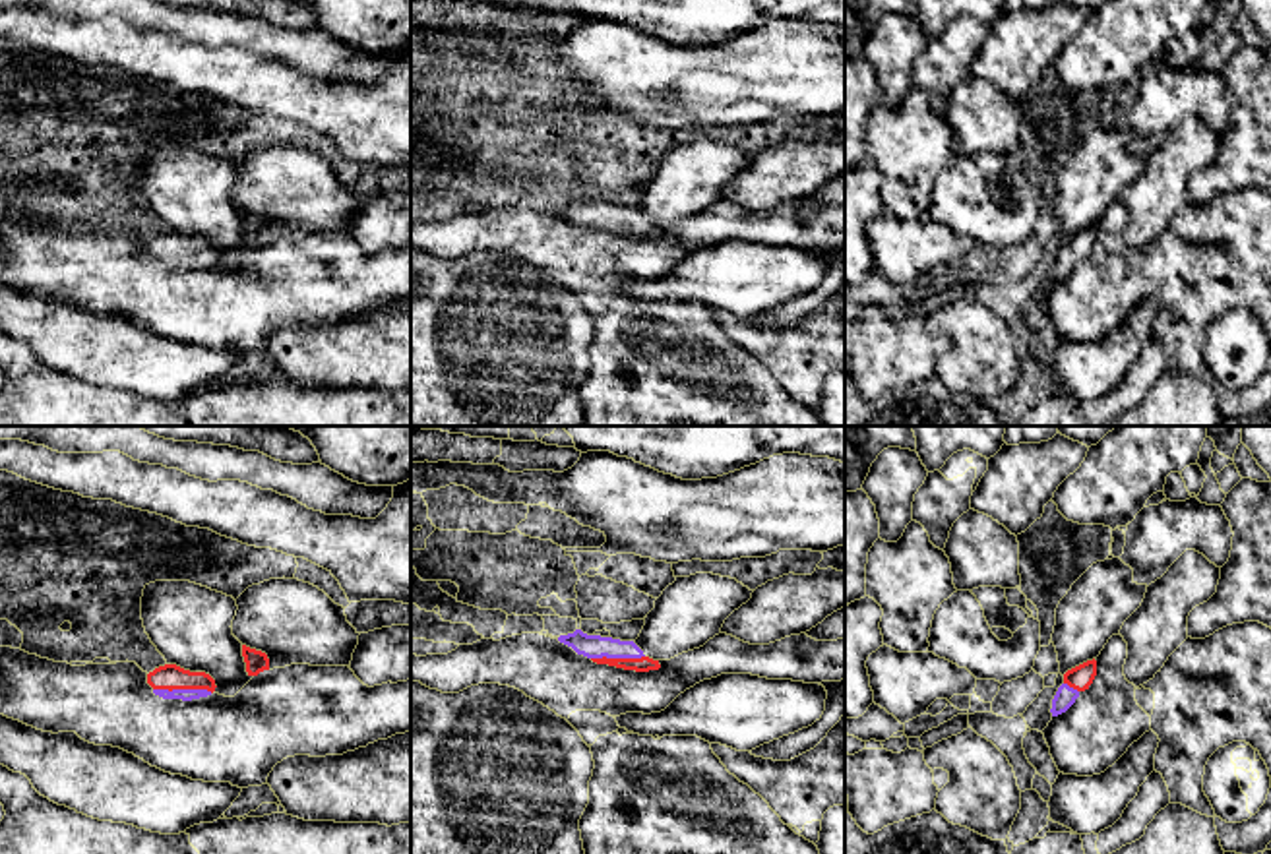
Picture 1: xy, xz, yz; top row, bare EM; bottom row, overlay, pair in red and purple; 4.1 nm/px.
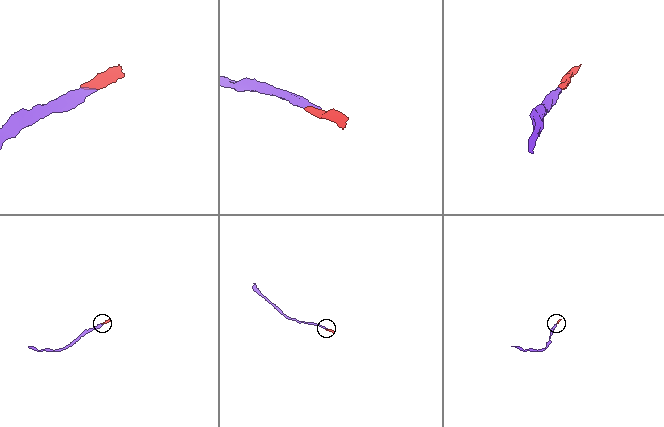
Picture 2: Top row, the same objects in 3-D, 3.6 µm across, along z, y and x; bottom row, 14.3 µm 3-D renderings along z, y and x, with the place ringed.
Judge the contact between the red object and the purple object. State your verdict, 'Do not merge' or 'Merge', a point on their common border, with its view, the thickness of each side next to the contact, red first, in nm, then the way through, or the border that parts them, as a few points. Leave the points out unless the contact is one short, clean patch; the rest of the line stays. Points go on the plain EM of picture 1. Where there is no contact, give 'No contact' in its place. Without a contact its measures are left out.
Merge. Touches red at xy (183, 254). Thickness 110 nm (red) against 50 nm. Path across: xy (169, 243), (183, 254), (177, 260)

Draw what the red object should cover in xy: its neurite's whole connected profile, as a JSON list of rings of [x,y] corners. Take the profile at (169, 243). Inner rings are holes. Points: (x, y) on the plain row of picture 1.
[[[165,230],[147,240],[153,259],[163,265],[192,267],[215,258],[215,246],[205,238],[190,238],[176,230]]]

